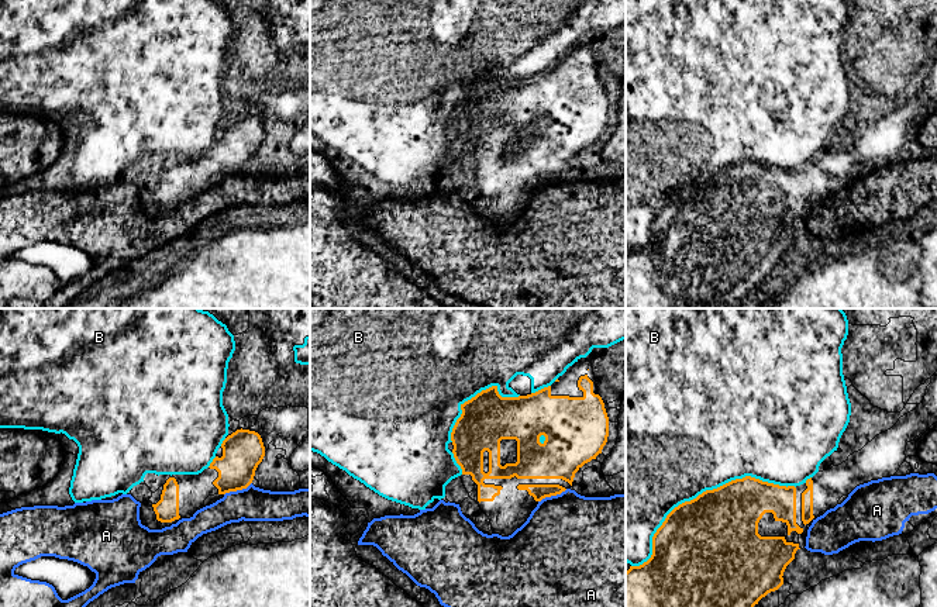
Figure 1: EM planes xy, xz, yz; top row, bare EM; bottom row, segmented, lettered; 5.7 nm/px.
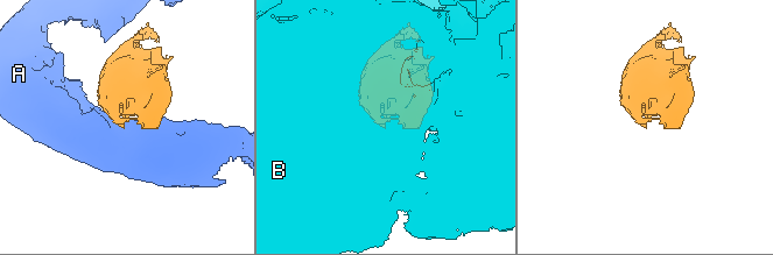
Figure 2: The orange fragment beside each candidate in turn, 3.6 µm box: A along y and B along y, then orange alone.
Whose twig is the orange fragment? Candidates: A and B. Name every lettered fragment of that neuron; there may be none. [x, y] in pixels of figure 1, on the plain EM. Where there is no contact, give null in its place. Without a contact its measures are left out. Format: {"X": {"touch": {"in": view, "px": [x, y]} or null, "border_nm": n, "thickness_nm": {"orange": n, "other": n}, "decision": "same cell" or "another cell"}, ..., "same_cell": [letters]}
{"A": {"touch": {"in": "xz", "px": [553, 179]}, "border_nm": 180, "thickness_nm": {"orange": 90, "other": 480}, "decision": "another cell"}, "B": {"touch": {"in": "yz", "px": [702, 178]}, "border_nm": 1050, "thickness_nm": {"orange": 480, "other": 500}, "decision": "another cell"}, "same_cell": []}

